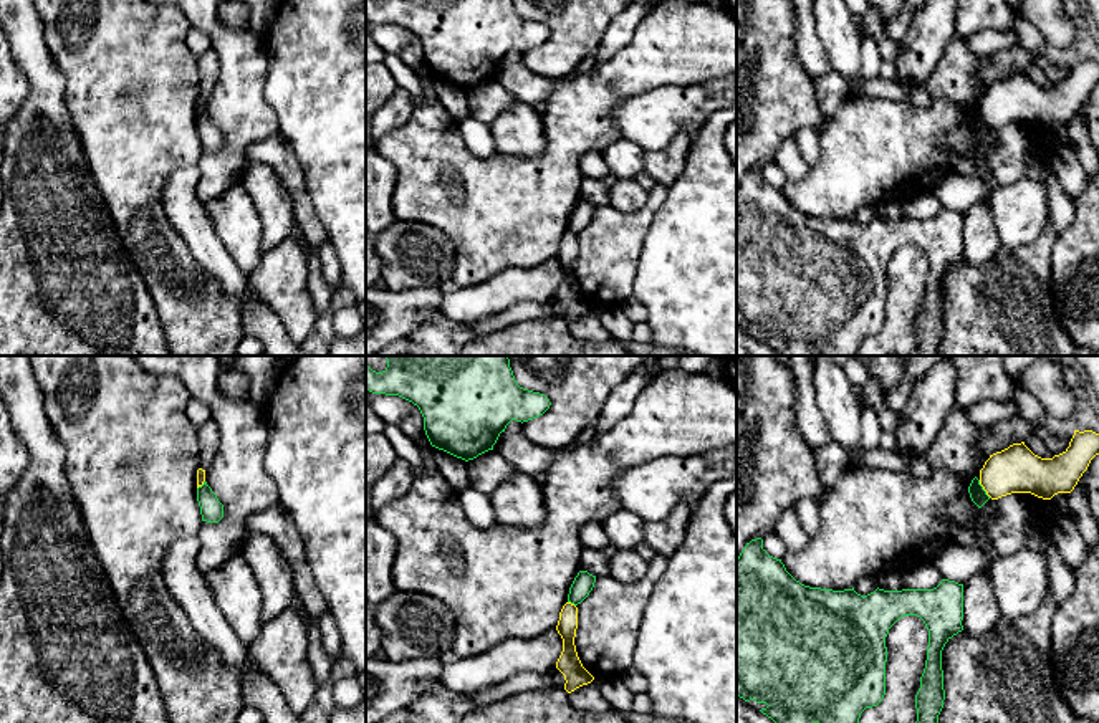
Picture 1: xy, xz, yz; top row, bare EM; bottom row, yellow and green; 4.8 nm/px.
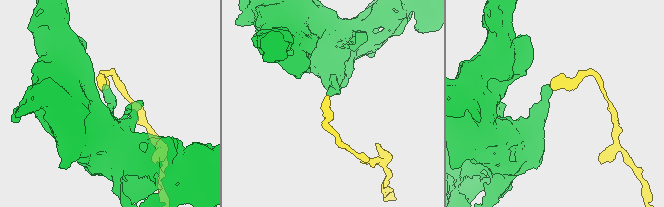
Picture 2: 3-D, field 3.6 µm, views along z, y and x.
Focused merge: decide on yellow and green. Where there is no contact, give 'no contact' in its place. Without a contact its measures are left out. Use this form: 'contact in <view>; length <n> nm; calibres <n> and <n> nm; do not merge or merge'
contact in yz; length 110 nm; calibres 220 and 80 nm; do not merge

